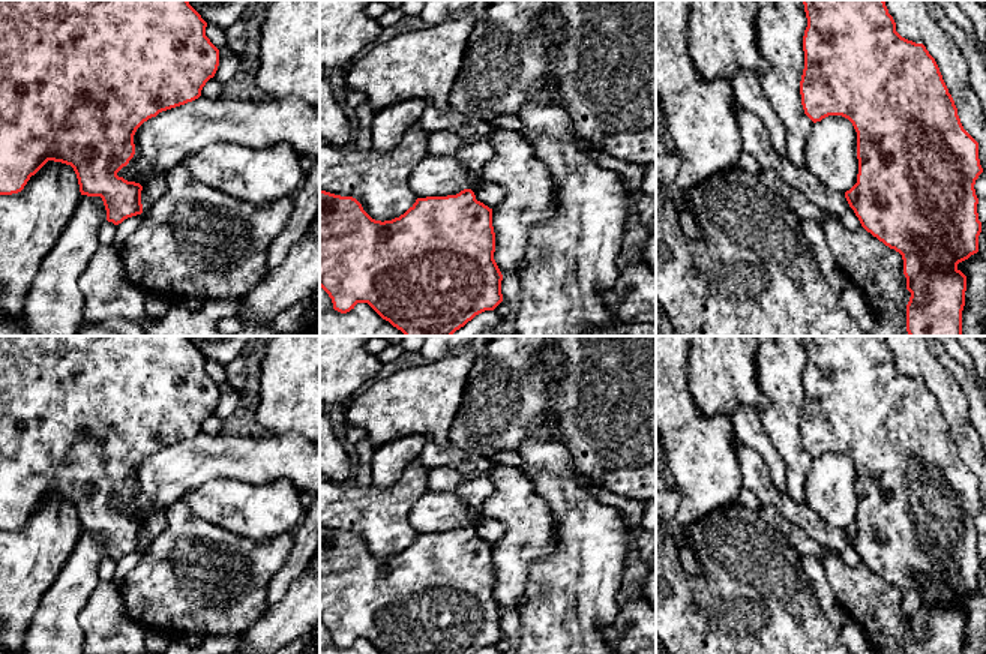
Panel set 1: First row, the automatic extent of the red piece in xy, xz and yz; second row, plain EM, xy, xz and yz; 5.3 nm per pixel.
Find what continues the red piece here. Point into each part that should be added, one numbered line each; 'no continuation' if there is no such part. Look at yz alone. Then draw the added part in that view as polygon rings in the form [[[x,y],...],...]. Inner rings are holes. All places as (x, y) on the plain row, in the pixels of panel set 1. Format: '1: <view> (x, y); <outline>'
1: yz (755, 476); [[[737,438],[734,448],[743,477],[743,486],[750,489],[762,506],[774,507],[810,538],[836,554],[840,554],[849,544],[845,530],[825,525],[806,504],[797,504],[780,494],[773,484],[762,459],[755,452]]]

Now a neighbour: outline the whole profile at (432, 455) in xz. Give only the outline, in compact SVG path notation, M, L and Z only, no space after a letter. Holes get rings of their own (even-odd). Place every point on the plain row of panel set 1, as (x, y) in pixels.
M426 441L420 453L420 460L428 470L443 465L452 466L461 474L462 480L471 480L492 470L492 464L489 460L473 456L467 450L453 446L450 441L444 446Z

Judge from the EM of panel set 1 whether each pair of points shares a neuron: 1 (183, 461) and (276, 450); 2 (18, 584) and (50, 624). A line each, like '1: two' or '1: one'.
1: one
2: two

